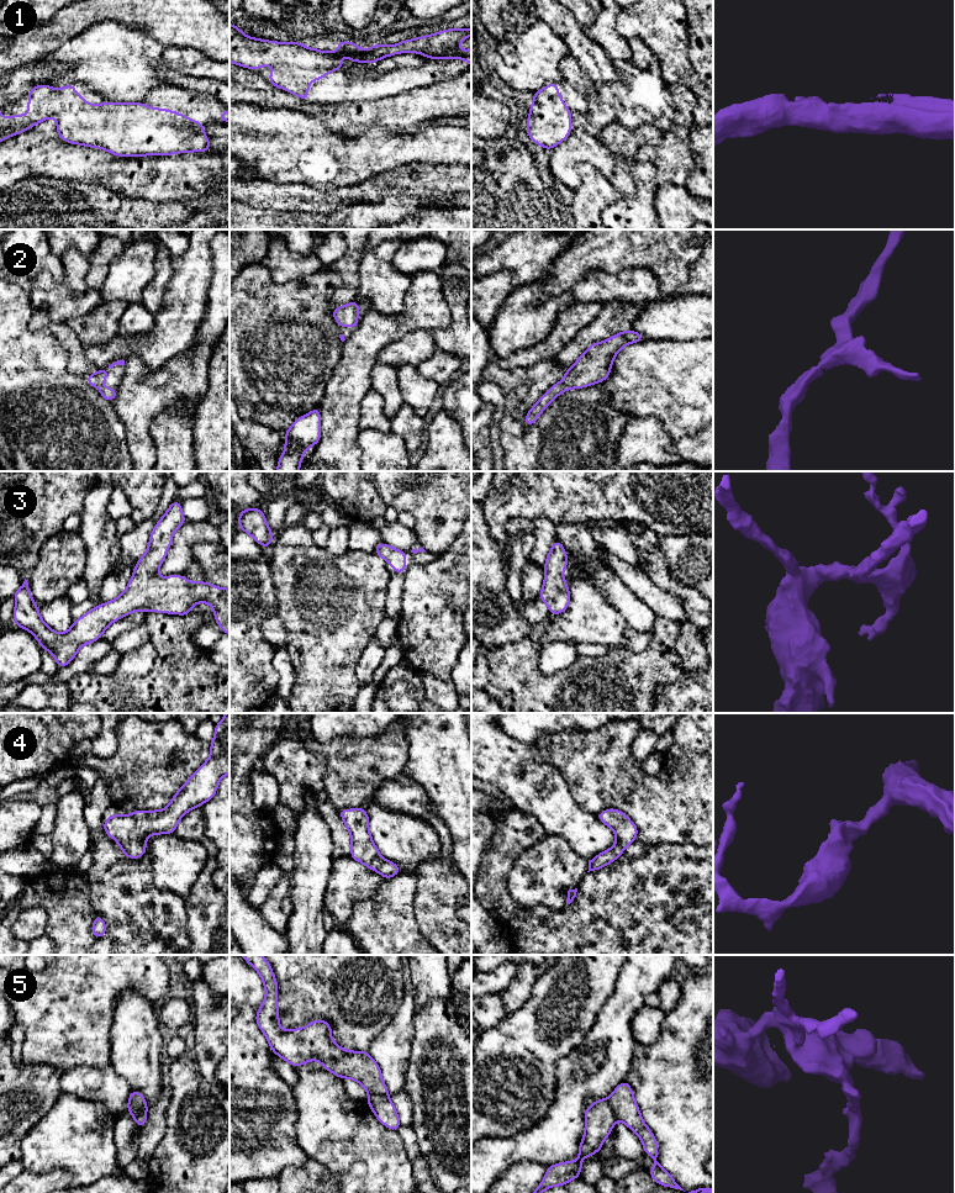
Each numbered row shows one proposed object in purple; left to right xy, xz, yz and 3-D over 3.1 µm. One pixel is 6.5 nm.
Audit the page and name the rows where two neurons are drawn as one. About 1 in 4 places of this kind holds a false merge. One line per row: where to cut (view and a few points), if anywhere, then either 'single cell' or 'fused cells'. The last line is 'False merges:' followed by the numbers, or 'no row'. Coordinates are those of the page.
1: no cut | single cell
2: no cut | single cell
3: no cut | single cell
4: no cut | single cell
5: xz (369, 1093), (388, 1096) | fused cells
False merges: 5

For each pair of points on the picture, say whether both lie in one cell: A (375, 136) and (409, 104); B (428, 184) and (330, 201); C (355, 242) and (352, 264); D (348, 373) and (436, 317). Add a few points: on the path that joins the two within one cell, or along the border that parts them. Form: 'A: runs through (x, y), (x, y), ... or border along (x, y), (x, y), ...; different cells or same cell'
A: border along (357, 125), (384, 125), (392, 130); different cells
B: runs through (404, 184), (386, 184), (354, 194); same cell
C: runs through (355, 247), (352, 259); same cell
D: runs through (367, 350), (389, 328), (397, 327), (413, 317); same cell

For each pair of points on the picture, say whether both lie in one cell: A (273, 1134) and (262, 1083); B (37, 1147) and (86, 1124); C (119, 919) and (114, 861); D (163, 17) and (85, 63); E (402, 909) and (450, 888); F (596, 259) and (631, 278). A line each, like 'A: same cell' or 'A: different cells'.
A: same cell
B: same cell
C: same cell
D: different cells
E: different cells
F: different cells

